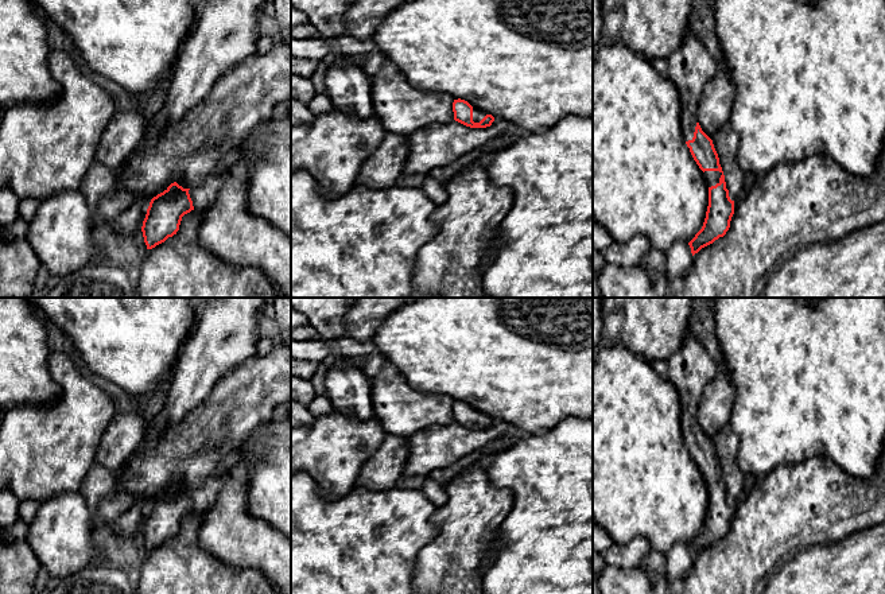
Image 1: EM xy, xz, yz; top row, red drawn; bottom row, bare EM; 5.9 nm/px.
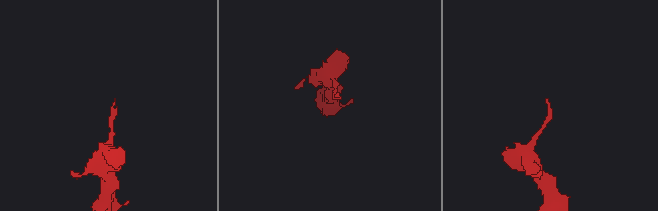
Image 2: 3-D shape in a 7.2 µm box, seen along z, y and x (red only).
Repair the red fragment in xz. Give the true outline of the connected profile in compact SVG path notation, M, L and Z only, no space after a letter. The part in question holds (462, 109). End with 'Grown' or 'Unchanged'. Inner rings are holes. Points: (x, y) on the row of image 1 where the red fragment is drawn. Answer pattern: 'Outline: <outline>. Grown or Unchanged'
Outline: M461 98L454 100L453 112L455 121L470 128L486 128L494 121L492 114L486 114L484 110L473 108L467 101Z. Grown

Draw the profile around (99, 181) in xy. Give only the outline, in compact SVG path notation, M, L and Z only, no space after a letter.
M94 162L79 186L79 191L84 194L89 206L92 228L109 229L116 237L125 237L136 233L136 230L143 226L150 206L150 201L145 197L137 197L128 209L110 220L104 220L100 216L100 199L104 195L114 194L120 189L120 174L124 166L125 162L116 168L109 168Z

